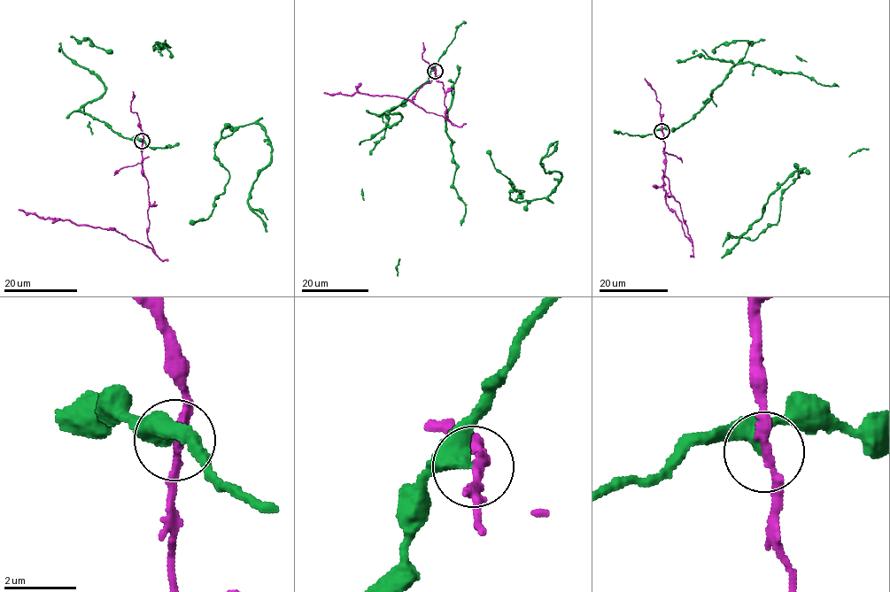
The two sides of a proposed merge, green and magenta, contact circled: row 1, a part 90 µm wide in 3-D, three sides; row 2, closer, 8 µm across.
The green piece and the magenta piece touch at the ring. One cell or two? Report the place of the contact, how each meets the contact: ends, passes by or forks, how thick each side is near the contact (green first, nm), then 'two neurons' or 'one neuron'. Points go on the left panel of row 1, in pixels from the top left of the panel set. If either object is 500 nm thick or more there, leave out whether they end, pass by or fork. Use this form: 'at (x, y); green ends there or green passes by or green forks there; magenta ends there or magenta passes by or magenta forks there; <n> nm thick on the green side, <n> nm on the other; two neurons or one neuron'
at (142, 141); green passes by; magenta passes by; 360 nm thick on the green side, 240 nm on the other; two neurons

